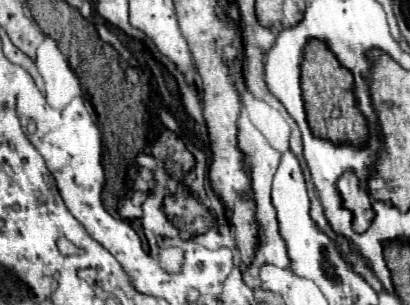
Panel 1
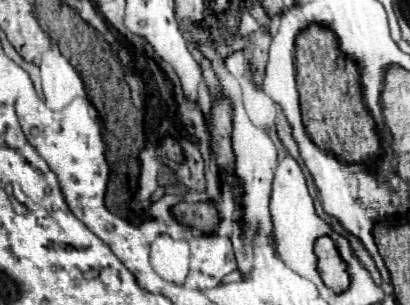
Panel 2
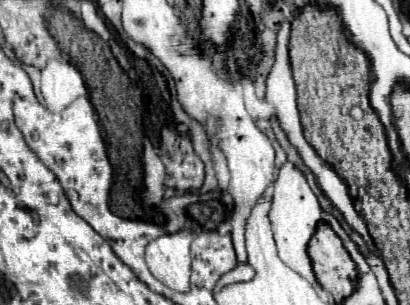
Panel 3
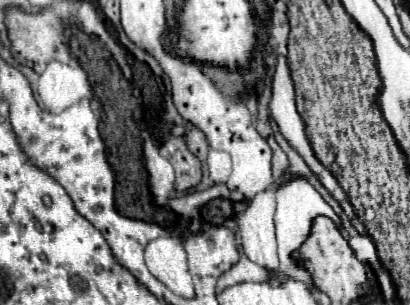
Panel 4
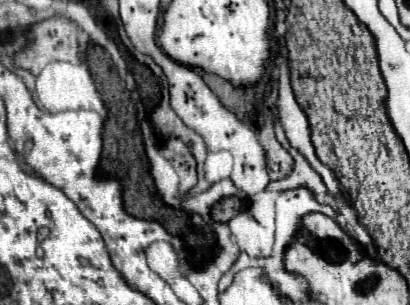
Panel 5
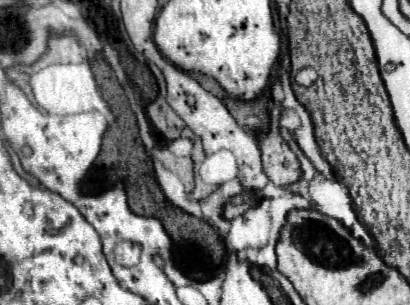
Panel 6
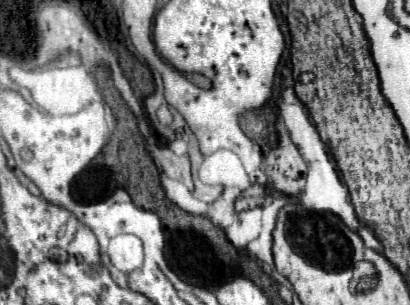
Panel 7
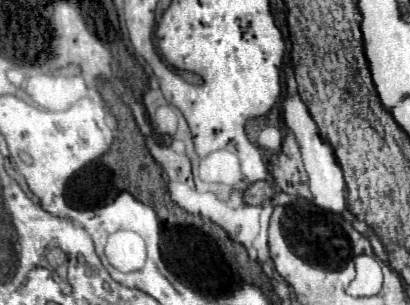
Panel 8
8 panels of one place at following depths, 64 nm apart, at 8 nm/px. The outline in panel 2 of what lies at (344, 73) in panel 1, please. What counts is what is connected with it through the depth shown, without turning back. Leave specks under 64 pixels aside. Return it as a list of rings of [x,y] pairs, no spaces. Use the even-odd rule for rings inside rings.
[[[310,26],[298,36],[296,70],[302,120],[312,142],[348,162],[364,162],[380,156],[382,150],[374,120],[362,102],[358,66],[342,56],[332,32],[320,26]]]

